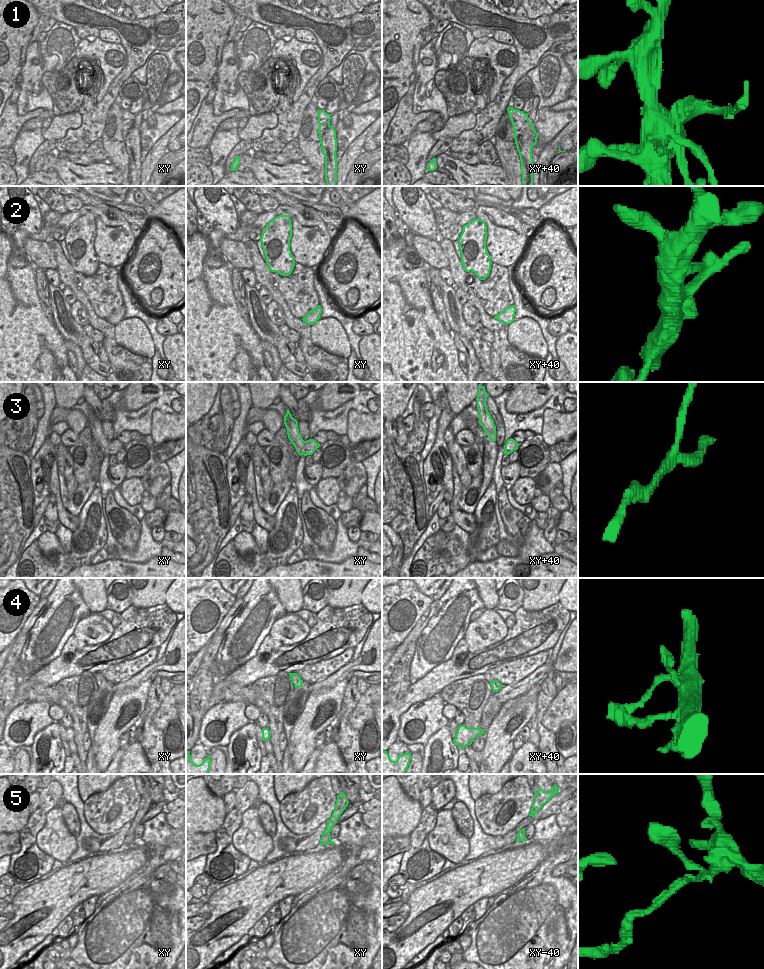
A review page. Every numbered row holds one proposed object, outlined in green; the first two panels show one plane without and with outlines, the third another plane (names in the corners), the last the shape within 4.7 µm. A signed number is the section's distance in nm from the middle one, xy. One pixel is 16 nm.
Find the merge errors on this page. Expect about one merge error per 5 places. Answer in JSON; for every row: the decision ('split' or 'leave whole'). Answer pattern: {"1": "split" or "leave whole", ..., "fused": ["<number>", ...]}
{"1": "split", "2": "leave whole", "3": "leave whole", "4": "leave whole", "5": "split", "fused": ["1", "5"]}

